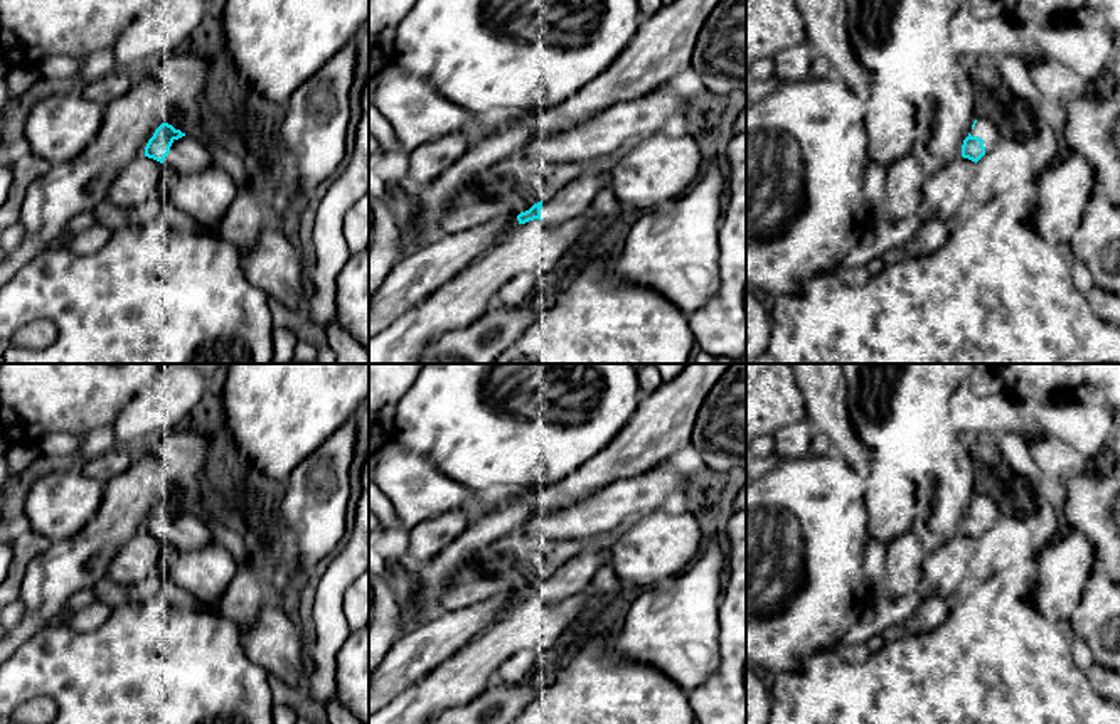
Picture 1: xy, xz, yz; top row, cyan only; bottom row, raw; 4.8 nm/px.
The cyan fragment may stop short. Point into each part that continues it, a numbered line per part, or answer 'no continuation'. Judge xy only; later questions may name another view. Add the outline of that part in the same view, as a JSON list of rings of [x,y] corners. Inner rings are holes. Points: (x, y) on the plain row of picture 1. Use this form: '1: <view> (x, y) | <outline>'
1: xy (187, 532) | [[[189,512],[173,517],[170,530],[163,537],[163,544],[177,551],[194,551],[212,540],[211,527],[200,517]]]

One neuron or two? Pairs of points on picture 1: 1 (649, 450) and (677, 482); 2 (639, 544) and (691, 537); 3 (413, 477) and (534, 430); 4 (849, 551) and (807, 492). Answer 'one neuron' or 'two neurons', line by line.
1: two neurons
2: one neuron
3: two neurons
4: one neuron

